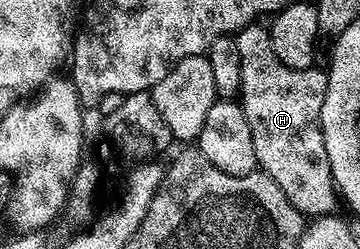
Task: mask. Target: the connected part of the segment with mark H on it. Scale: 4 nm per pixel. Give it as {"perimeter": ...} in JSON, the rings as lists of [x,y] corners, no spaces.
{"perimeter":[[[260,23],[245,25],[235,34],[235,39],[238,59],[242,59],[242,83],[238,100],[244,108],[246,123],[250,123],[259,172],[270,175],[270,179],[274,179],[274,183],[282,187],[282,195],[286,195],[286,199],[290,199],[290,203],[294,203],[294,207],[303,213],[305,218],[315,219],[335,214],[338,190],[336,182],[332,179],[332,168],[326,155],[326,143],[320,130],[322,103],[328,86],[327,76],[308,77],[312,75],[302,75],[301,70],[286,67],[286,63],[282,63],[278,55],[274,55],[271,32],[265,26],[263,29]]]}

